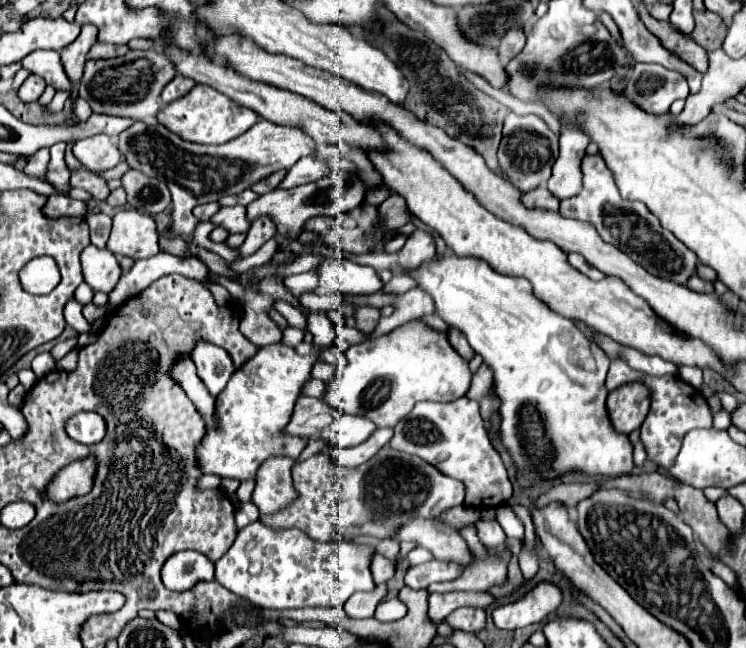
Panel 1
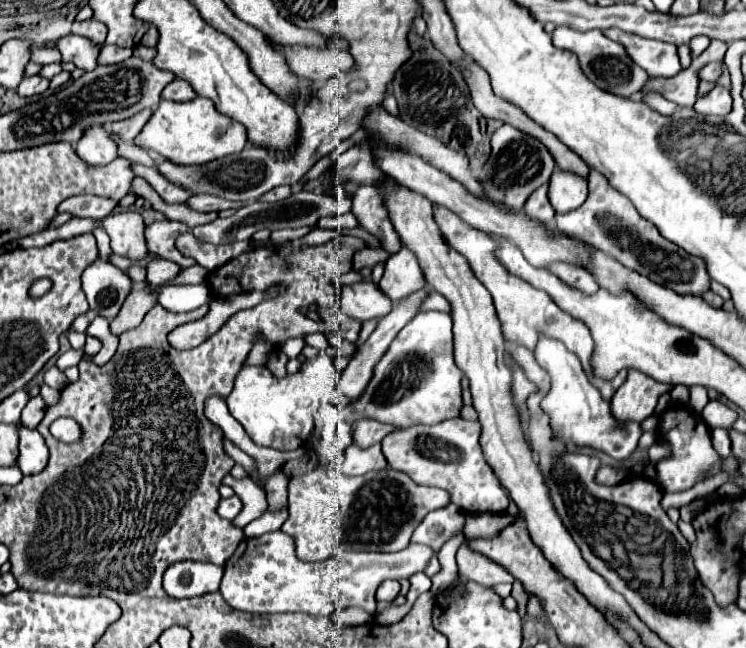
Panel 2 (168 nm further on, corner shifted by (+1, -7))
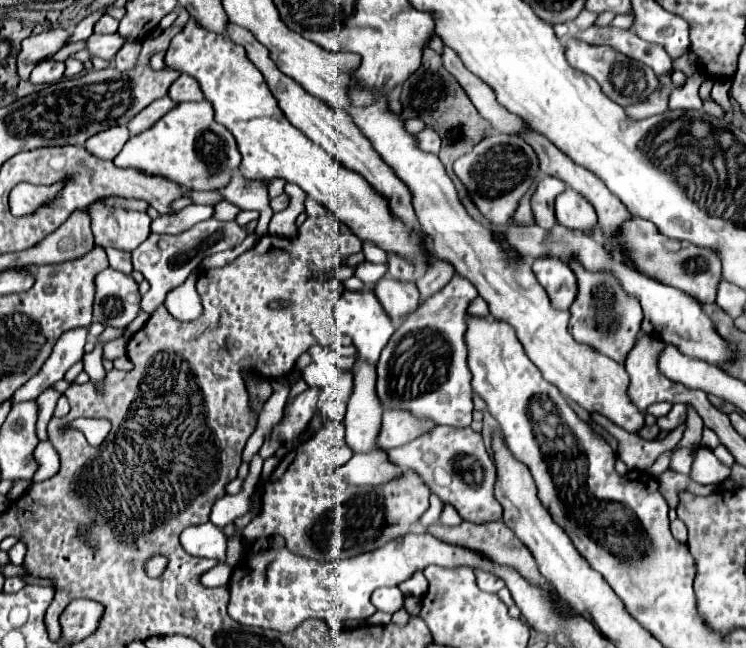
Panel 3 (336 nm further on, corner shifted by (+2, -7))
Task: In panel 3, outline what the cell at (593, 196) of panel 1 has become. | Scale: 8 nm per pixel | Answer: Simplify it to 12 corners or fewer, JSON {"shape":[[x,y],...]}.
{"shape":[[634,217],[620,229],[628,257],[644,275],[716,301],[716,251],[658,233]]}

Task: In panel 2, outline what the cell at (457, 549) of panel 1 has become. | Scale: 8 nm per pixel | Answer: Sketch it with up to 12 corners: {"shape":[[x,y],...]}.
{"shape":[[467,543],[457,551],[459,577],[485,587],[513,577]]}

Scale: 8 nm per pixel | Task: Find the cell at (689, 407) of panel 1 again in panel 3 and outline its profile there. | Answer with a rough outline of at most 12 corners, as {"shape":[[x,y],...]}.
{"shape":[[698,447],[690,477],[702,485],[722,483],[730,467]]}

